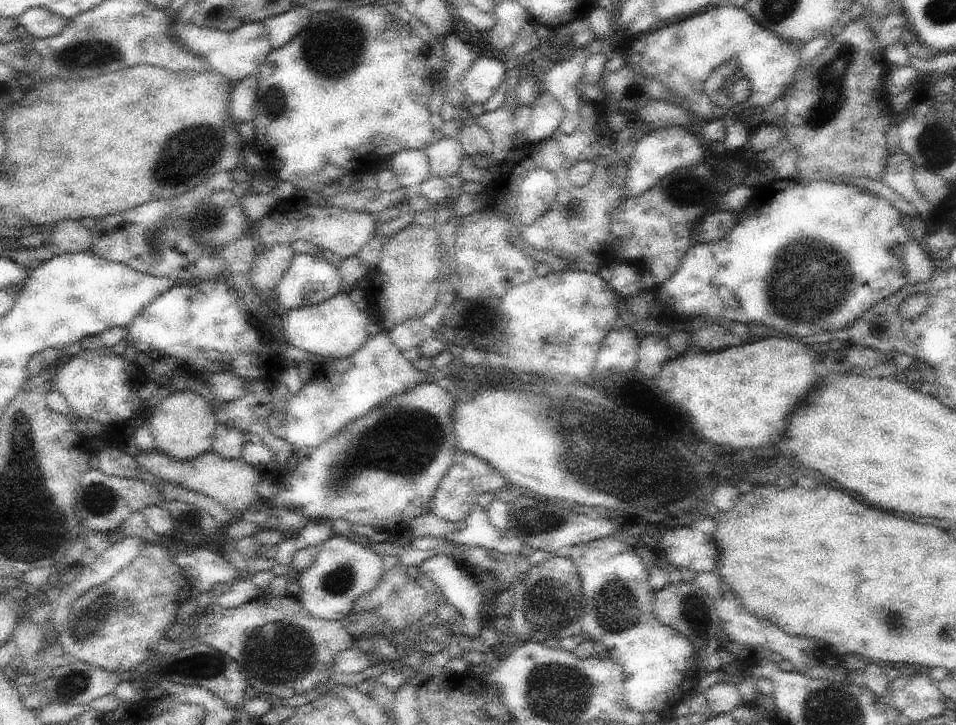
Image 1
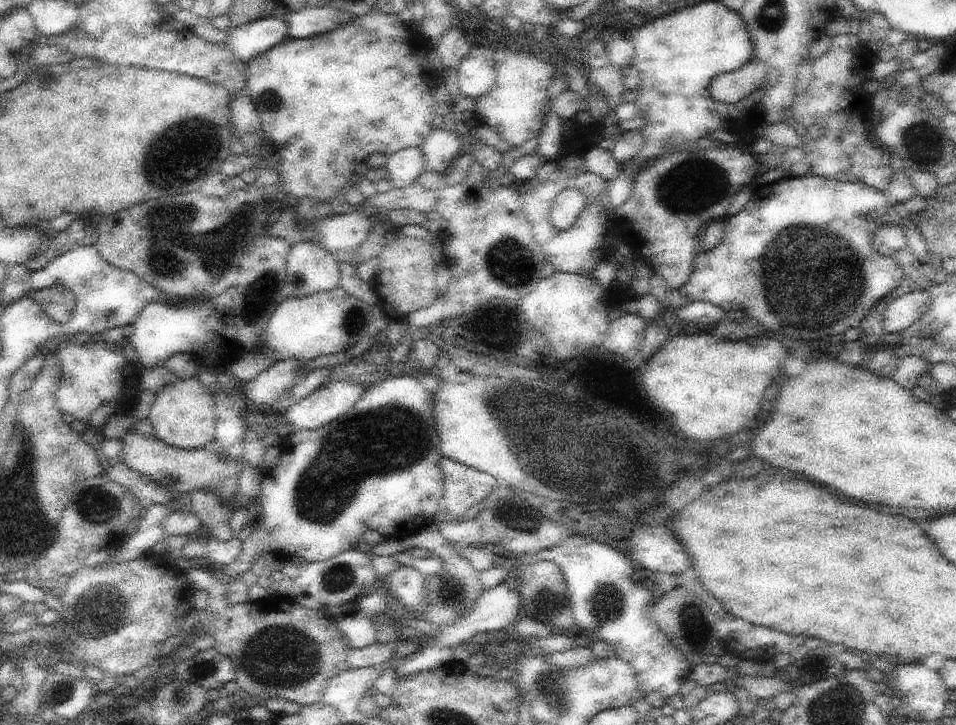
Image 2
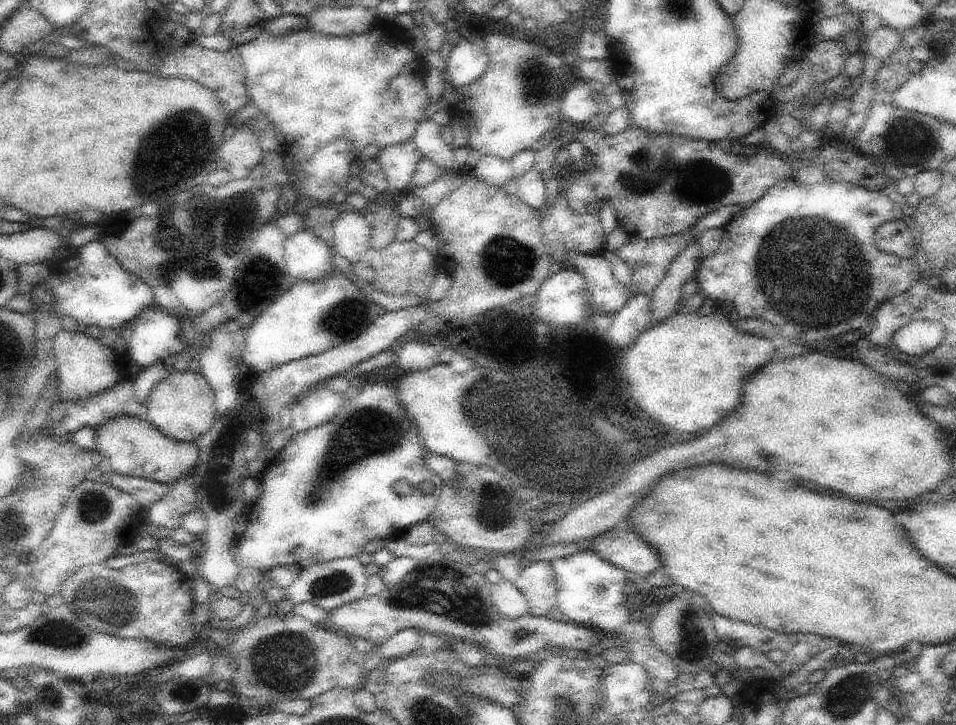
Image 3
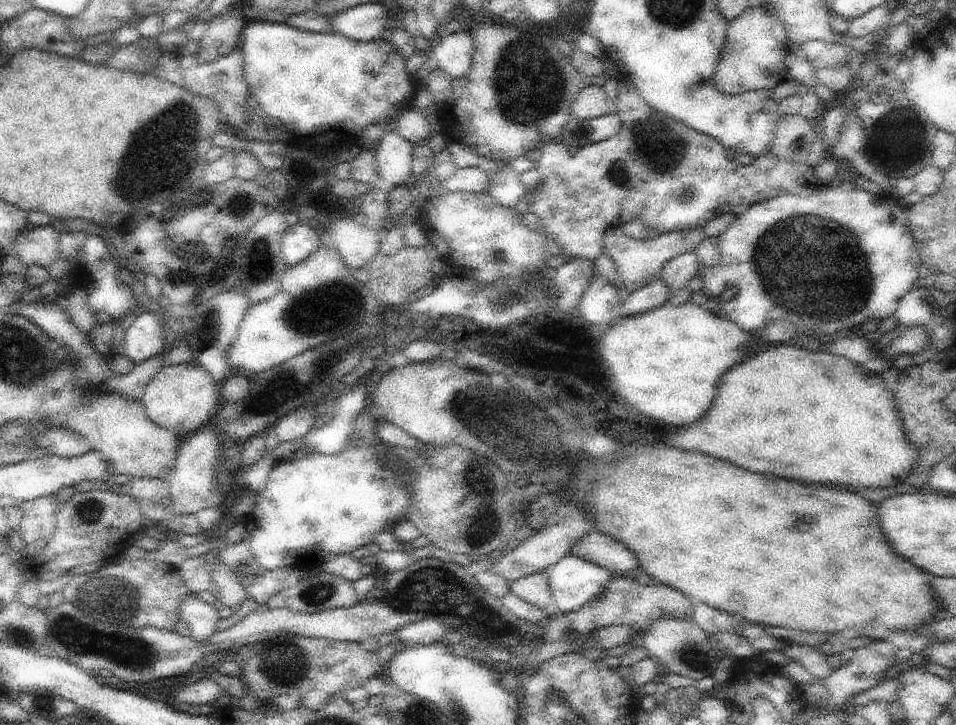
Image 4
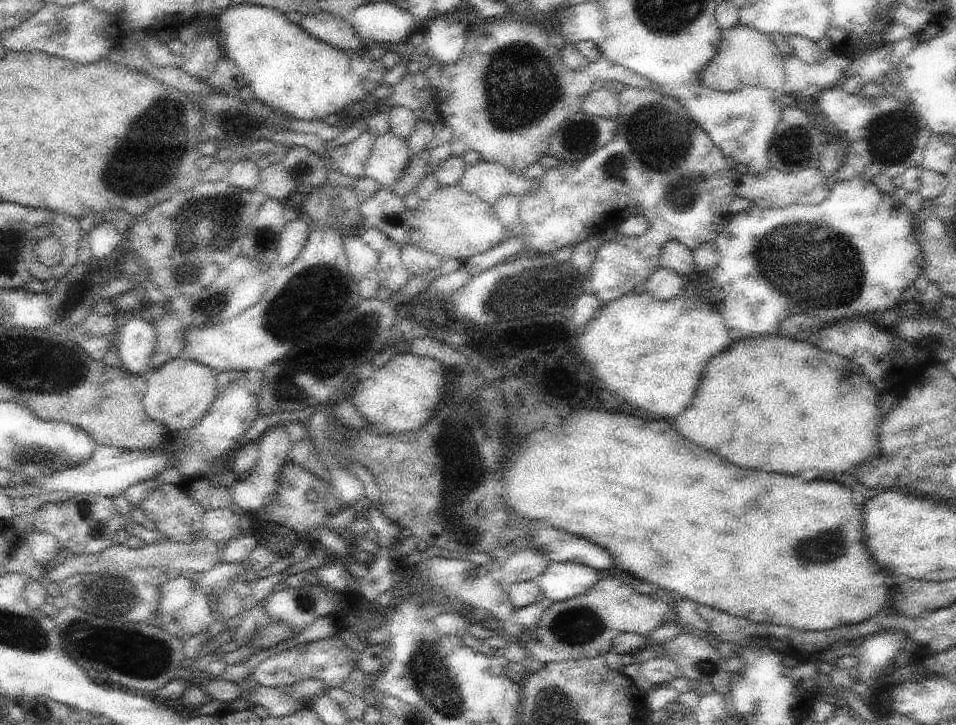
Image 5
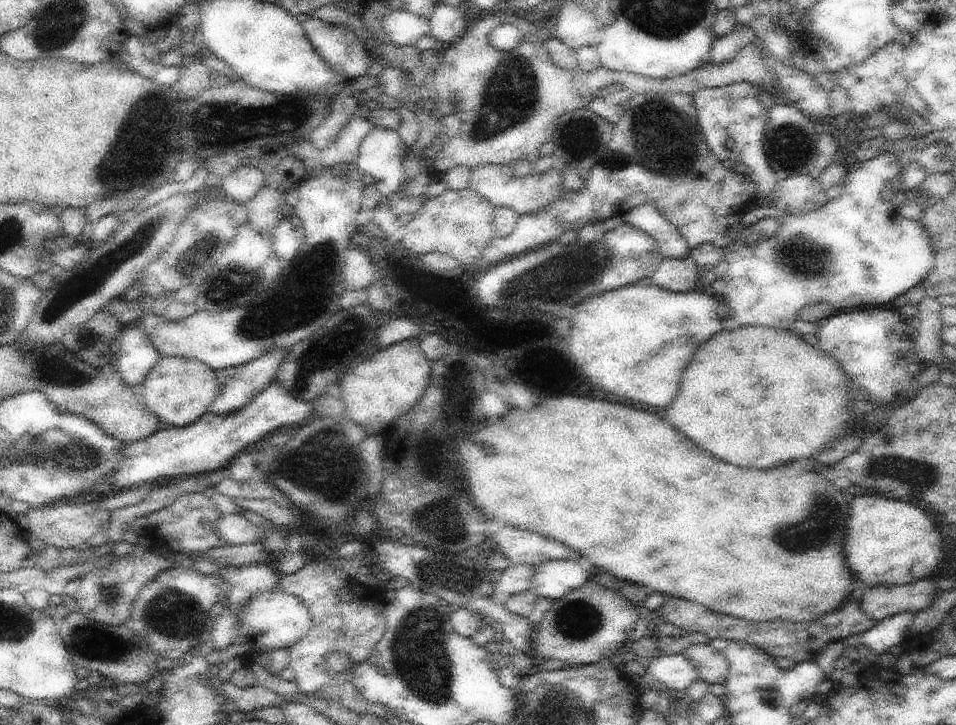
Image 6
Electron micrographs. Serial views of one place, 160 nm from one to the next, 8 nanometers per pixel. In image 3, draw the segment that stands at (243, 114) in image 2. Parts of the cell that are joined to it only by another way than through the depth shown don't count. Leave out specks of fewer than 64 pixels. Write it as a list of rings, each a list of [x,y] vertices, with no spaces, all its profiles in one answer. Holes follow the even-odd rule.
[[[245,125],[236,127],[234,136],[223,142],[219,156],[228,163],[227,169],[234,179],[250,177],[258,163],[262,162],[263,154],[260,141]]]

